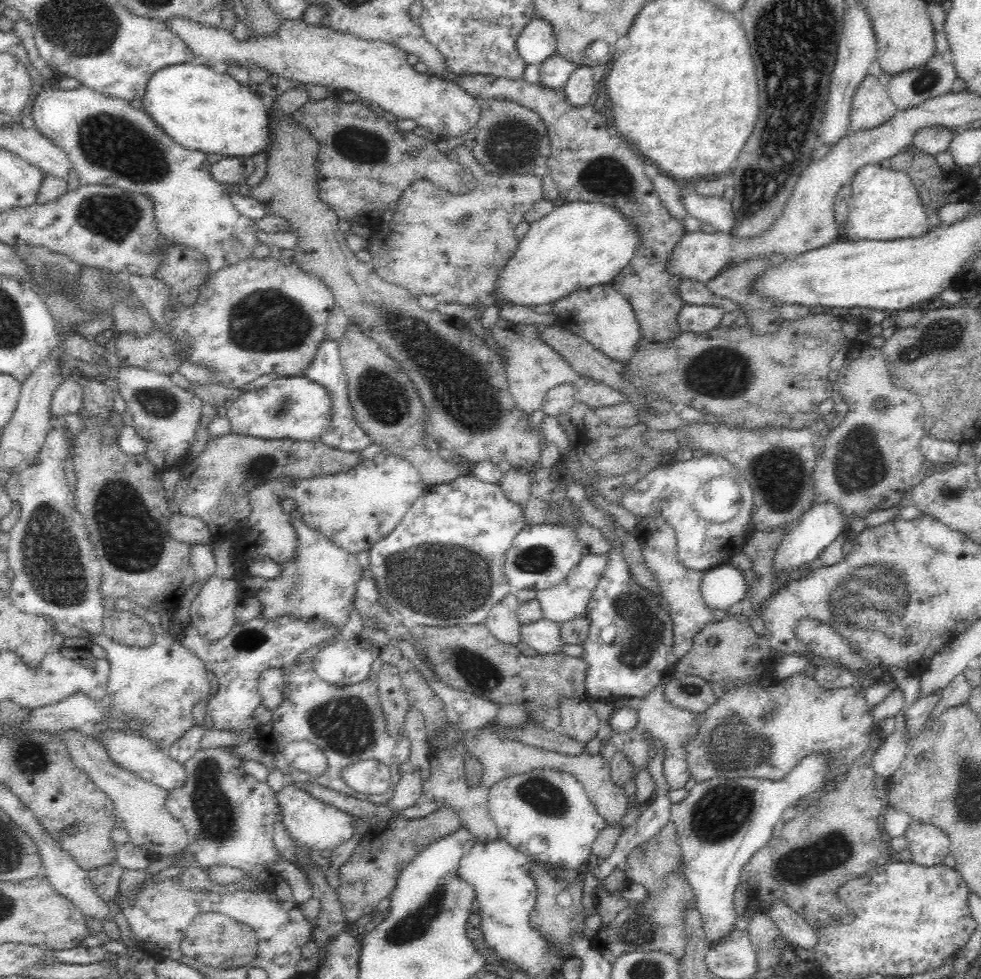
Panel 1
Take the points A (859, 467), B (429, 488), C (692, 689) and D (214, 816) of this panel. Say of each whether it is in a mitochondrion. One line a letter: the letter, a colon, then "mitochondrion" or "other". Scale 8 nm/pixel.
A: mitochondrion
B: other
C: mitochondrion
D: mitochondrion

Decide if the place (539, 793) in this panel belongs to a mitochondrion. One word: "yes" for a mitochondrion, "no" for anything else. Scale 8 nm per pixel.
yes

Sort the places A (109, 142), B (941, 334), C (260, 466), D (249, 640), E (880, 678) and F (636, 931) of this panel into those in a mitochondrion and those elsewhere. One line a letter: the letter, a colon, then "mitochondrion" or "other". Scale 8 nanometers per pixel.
A: mitochondrion
B: mitochondrion
C: mitochondrion
D: mitochondrion
E: other
F: mitochondrion

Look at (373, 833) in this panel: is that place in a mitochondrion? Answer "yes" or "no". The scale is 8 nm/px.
no

